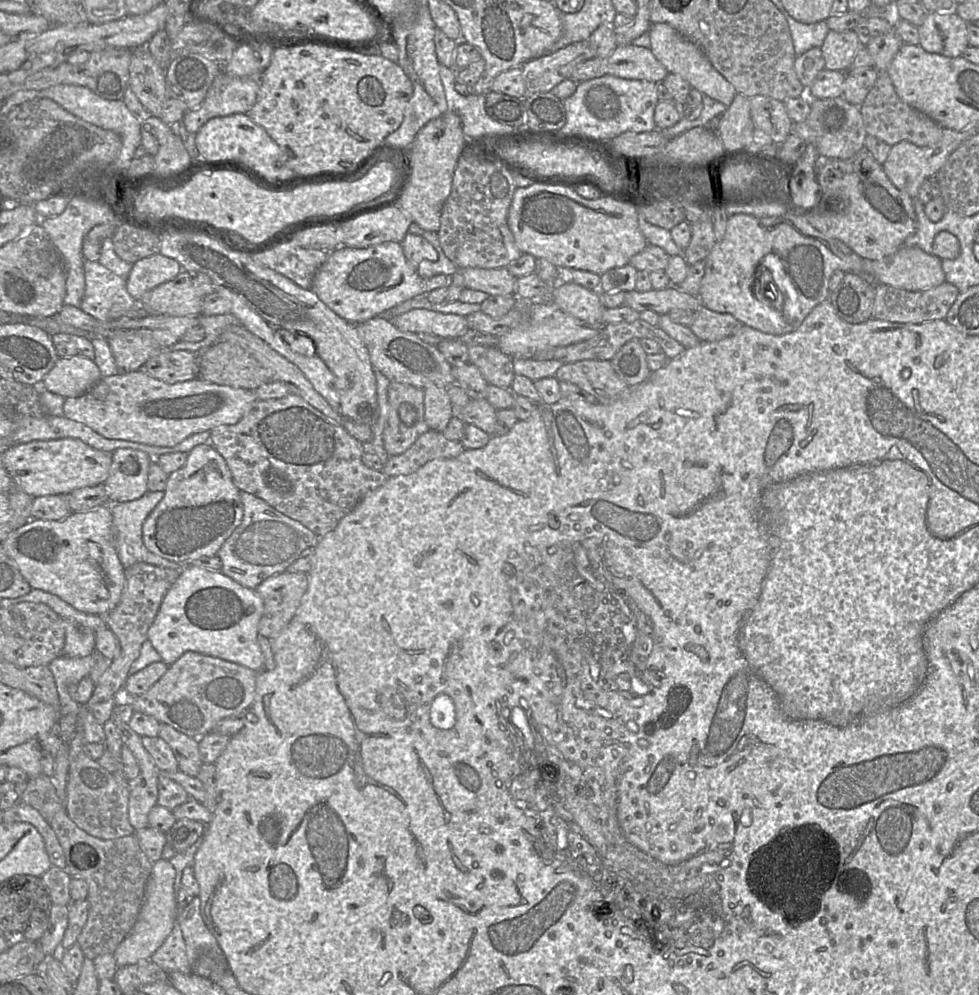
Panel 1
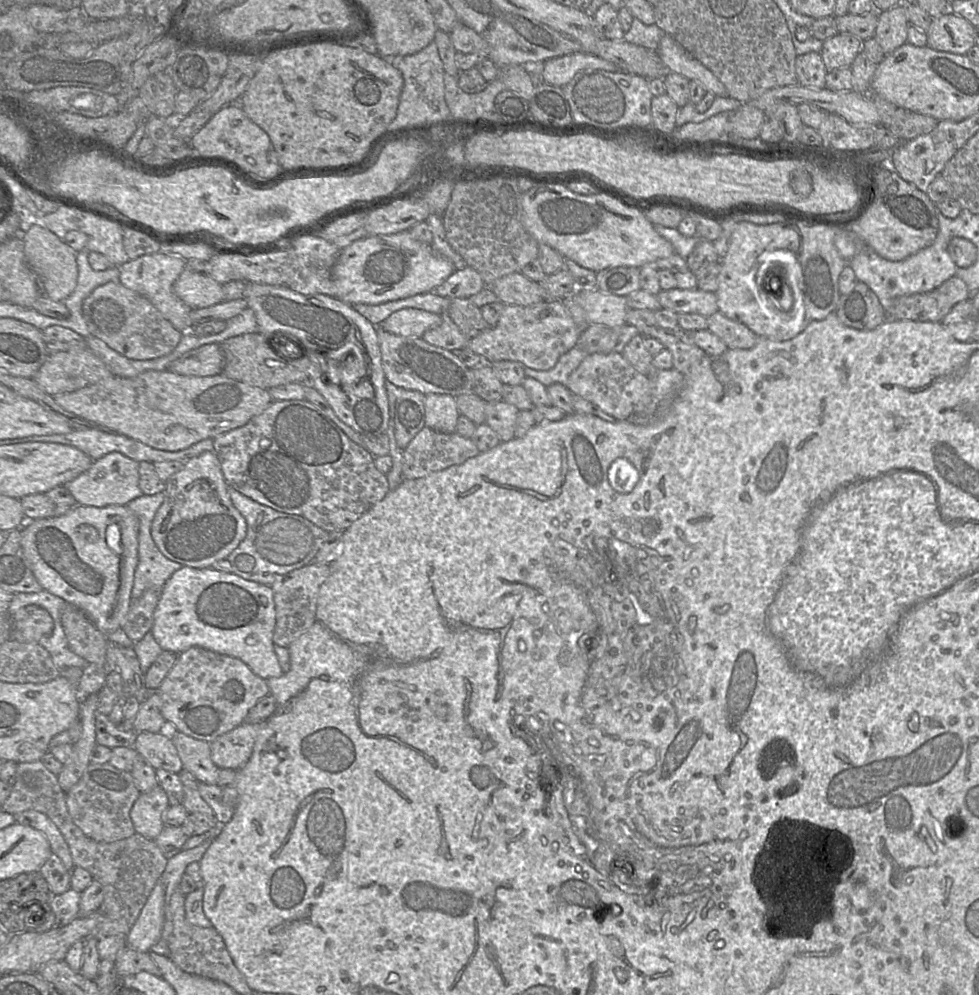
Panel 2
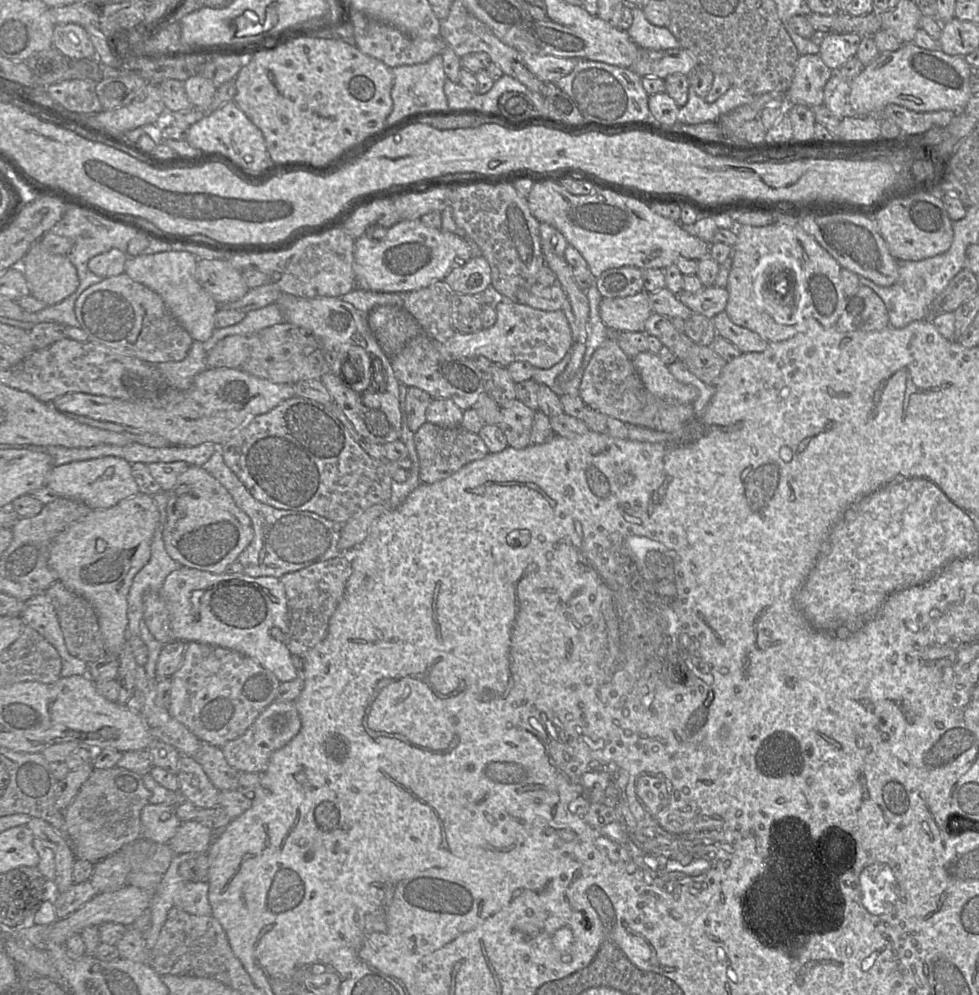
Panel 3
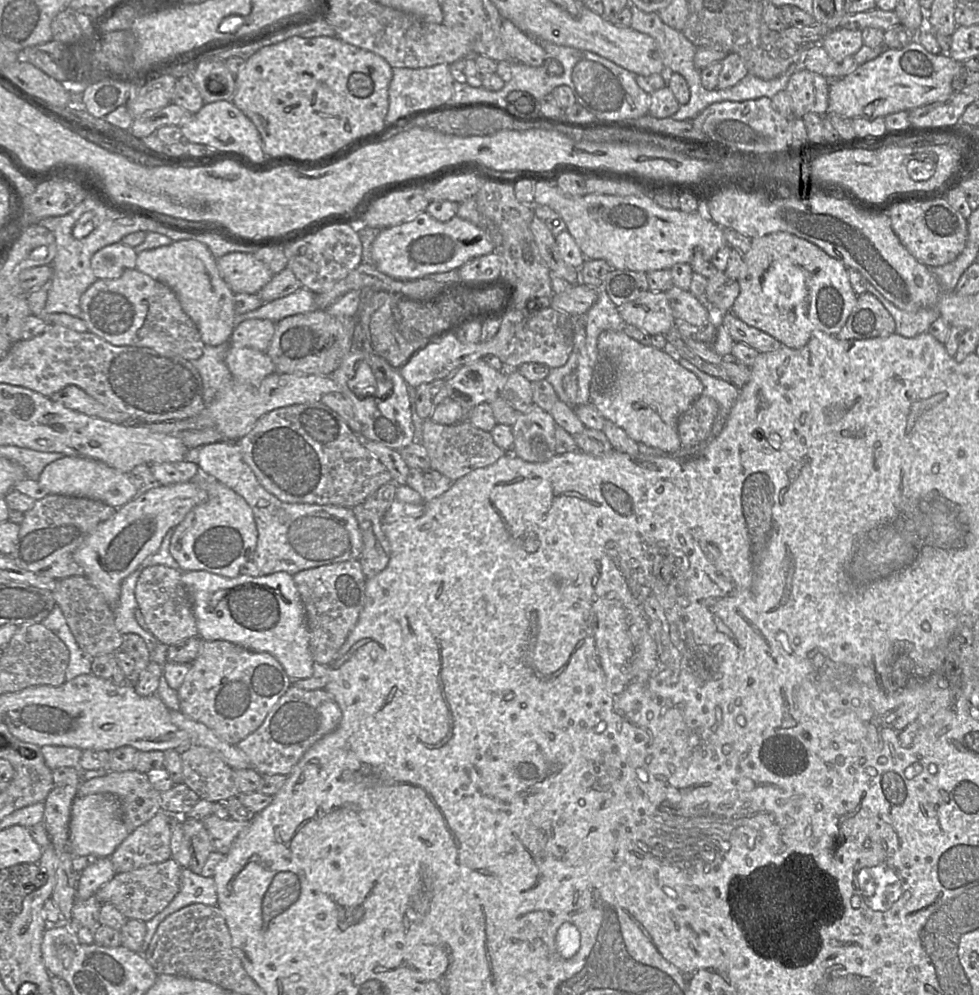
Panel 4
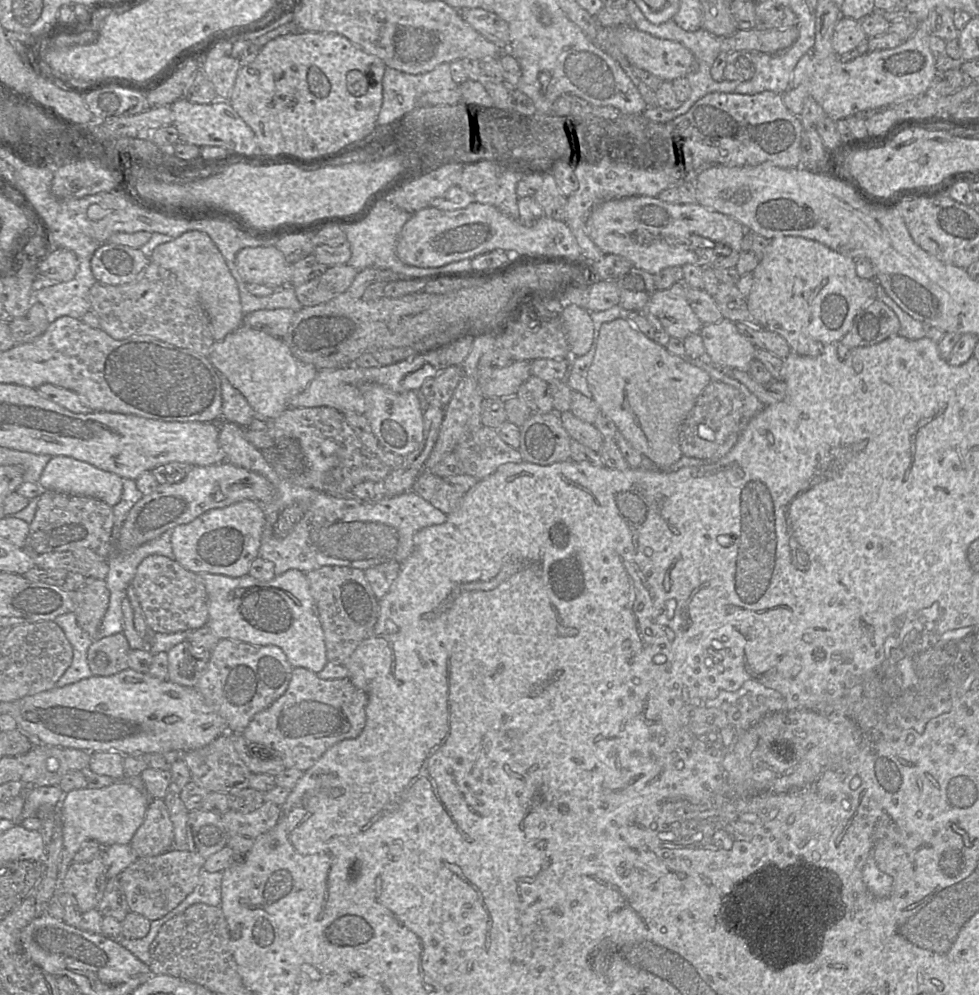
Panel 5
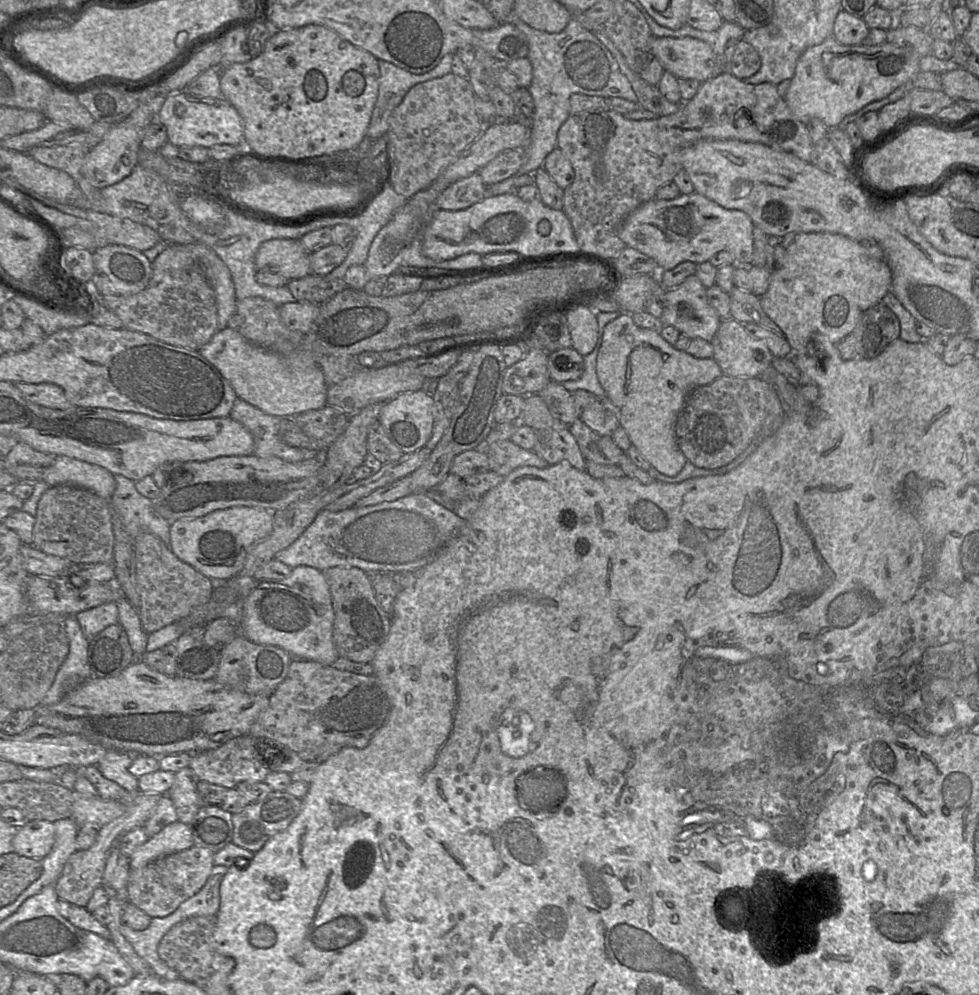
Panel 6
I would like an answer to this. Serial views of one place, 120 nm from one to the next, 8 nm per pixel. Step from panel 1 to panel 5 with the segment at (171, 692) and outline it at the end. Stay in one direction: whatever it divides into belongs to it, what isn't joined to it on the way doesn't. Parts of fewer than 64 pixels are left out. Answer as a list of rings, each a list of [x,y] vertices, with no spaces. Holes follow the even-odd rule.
[[[221,639],[211,650],[205,673],[195,685],[205,702],[227,722],[228,732],[242,734],[252,718],[268,708],[288,688],[293,667],[276,645],[253,645],[235,639]]]

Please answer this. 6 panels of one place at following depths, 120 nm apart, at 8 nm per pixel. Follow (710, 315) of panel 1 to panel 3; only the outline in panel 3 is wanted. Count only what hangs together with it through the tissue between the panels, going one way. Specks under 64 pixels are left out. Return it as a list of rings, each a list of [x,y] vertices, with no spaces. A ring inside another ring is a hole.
[[[725,311],[711,319],[717,334],[730,341],[742,353],[763,352],[767,349],[769,343],[766,340],[757,333],[733,323]]]

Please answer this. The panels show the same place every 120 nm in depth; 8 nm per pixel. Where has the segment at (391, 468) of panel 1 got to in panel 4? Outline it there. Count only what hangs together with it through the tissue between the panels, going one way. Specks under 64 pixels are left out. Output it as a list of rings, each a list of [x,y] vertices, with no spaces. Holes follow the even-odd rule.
[[[426,419],[422,426],[422,442],[429,459],[431,469],[438,471],[452,481],[456,481],[469,472],[488,466],[507,454],[498,447],[490,432],[473,426],[467,420],[457,424],[442,425]]]

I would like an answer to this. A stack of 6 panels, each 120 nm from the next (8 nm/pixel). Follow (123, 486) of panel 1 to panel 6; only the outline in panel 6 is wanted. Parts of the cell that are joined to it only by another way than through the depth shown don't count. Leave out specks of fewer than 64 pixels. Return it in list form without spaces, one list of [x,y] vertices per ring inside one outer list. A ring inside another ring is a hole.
[[[57,456],[53,463],[44,469],[42,481],[51,487],[74,485],[85,488],[107,501],[116,487],[114,475],[107,469],[66,456]]]

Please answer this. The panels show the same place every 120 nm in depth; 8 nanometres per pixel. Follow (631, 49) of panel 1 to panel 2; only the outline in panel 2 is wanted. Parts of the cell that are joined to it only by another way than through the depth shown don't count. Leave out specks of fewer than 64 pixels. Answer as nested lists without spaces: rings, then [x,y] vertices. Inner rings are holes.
[[[576,52],[544,61],[541,81],[562,88],[578,72],[586,69],[610,72],[620,70],[614,63],[599,56],[585,52]]]

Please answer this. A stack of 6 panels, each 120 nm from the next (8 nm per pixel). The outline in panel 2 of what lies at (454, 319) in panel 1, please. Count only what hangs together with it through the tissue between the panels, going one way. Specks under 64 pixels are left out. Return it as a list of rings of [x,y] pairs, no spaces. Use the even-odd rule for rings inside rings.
[[[403,308],[392,313],[380,326],[395,335],[422,337],[427,330],[438,327],[441,322],[442,315],[417,308]]]

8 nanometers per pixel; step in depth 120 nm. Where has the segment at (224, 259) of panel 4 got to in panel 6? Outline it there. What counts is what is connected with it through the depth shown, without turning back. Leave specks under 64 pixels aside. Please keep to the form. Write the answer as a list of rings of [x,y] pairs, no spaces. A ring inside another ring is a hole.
[[[272,239],[263,242],[254,258],[256,270],[277,272],[288,281],[311,274],[310,254],[298,239]]]

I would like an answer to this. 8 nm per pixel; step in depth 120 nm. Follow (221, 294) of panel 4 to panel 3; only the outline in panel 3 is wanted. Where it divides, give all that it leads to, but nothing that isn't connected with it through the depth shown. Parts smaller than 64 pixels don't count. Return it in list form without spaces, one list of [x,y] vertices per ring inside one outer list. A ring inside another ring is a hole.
[[[187,251],[139,255],[127,259],[124,273],[132,280],[156,292],[194,341],[205,342],[216,329],[214,319],[219,304],[195,278],[197,261],[198,259]]]

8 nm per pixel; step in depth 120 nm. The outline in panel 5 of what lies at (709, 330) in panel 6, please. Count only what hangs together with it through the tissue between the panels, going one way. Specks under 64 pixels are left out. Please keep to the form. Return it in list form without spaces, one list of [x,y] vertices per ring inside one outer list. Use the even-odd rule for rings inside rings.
[[[683,281],[665,290],[656,290],[641,312],[656,327],[671,337],[684,339],[700,332],[702,322],[687,301]]]

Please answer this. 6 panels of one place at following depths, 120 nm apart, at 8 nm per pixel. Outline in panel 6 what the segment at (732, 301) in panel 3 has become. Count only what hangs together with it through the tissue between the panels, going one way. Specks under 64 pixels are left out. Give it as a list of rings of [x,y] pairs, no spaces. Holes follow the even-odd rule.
[[[789,233],[782,237],[786,251],[782,266],[772,270],[767,291],[760,296],[765,314],[782,330],[796,354],[806,354],[810,340],[822,337],[838,344],[864,313],[881,303],[891,289],[892,273],[885,260],[872,257],[863,243],[829,233]]]

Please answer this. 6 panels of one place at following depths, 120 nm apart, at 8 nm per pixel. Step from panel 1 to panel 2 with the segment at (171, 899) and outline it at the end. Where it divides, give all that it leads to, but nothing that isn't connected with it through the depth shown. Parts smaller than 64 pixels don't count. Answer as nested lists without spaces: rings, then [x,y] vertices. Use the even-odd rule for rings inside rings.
[[[159,879],[154,886],[148,900],[146,901],[143,909],[141,910],[135,924],[127,934],[126,946],[140,952],[151,951],[151,947],[158,943],[162,937],[162,929],[165,922],[164,905],[165,887]]]

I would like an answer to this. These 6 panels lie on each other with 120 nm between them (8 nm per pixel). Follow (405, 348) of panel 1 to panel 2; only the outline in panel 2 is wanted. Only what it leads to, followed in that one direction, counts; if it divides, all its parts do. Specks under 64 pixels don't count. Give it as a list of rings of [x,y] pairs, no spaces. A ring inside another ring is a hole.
[[[377,326],[382,366],[385,377],[394,385],[406,390],[427,394],[447,394],[457,397],[472,392],[472,369],[466,367],[457,352],[449,351],[426,342],[422,337],[400,336]]]

